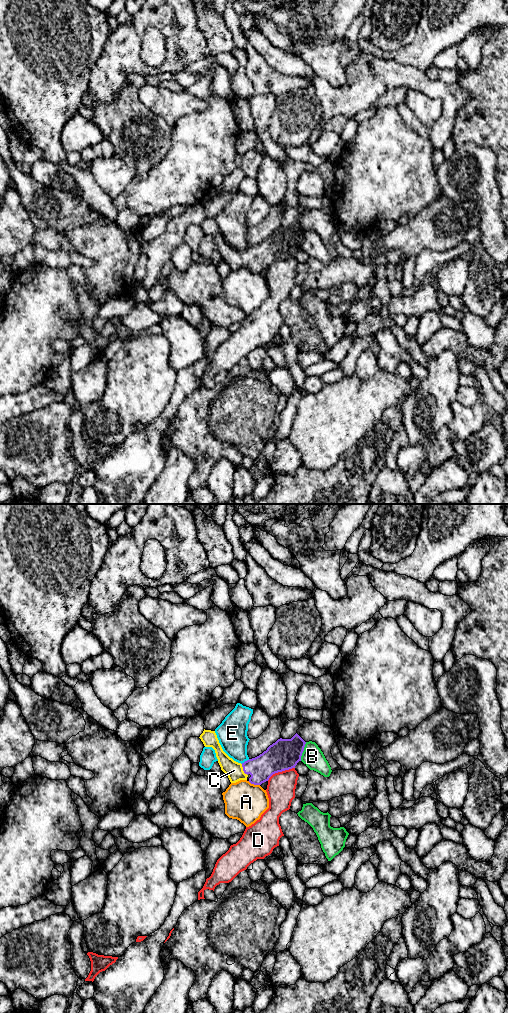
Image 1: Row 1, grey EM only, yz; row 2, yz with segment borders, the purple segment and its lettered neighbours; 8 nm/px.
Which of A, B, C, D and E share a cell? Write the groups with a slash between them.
A / B / C / D / E

